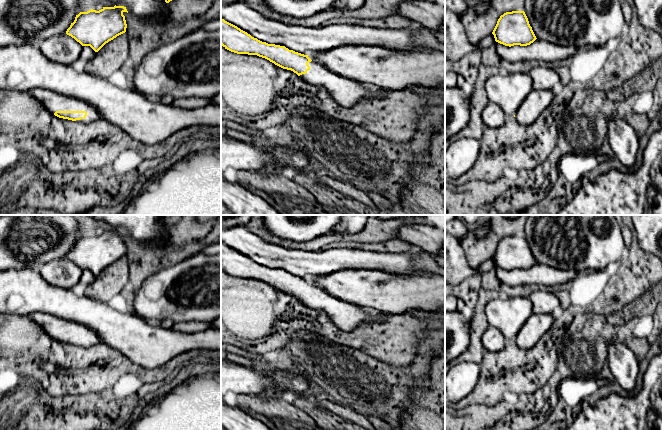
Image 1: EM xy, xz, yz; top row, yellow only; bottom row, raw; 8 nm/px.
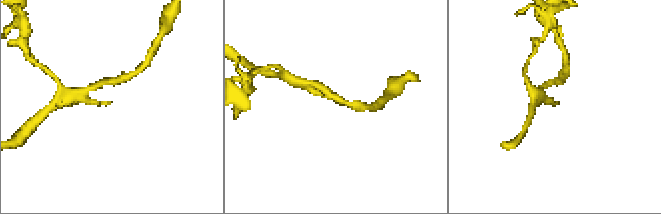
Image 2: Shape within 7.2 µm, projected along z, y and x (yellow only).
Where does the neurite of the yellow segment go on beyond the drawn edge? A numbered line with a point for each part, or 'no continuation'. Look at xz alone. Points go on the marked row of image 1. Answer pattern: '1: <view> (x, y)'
1: xz (346, 92)

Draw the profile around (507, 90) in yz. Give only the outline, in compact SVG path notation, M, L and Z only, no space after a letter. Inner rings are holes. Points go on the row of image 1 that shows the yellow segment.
M501 72L487 79L485 91L489 102L498 105L507 116L514 116L520 104L533 90L529 73Z

